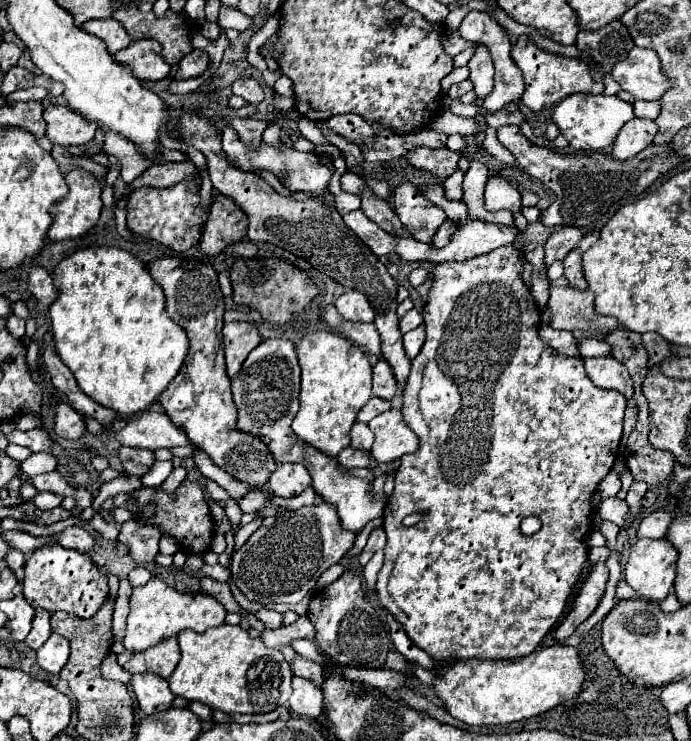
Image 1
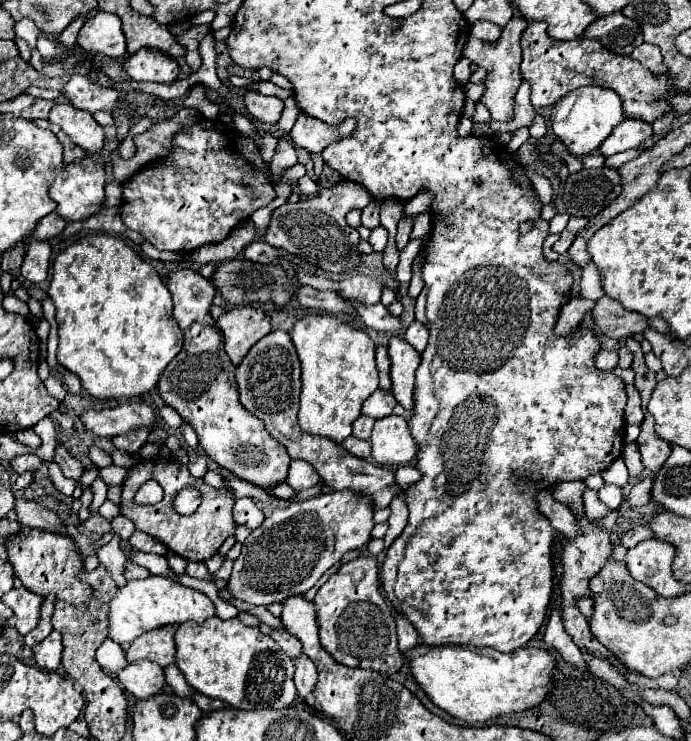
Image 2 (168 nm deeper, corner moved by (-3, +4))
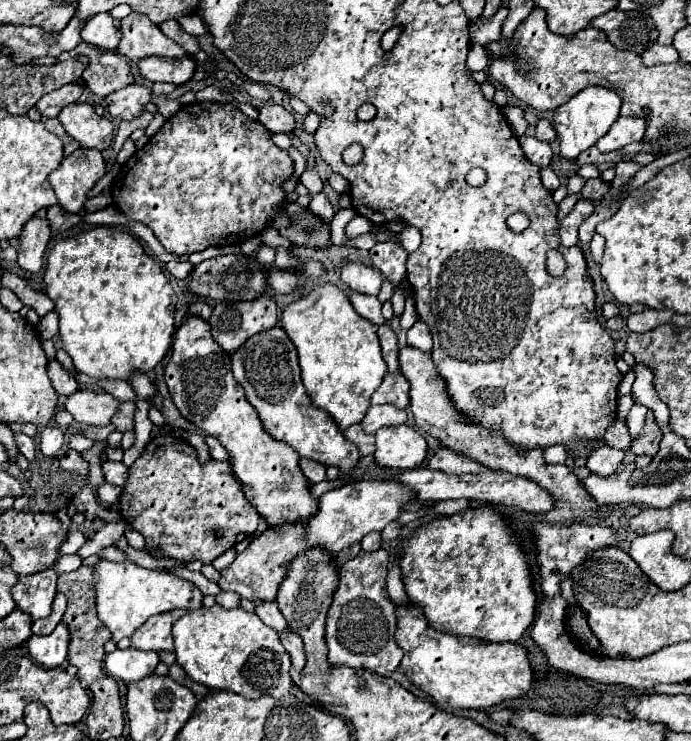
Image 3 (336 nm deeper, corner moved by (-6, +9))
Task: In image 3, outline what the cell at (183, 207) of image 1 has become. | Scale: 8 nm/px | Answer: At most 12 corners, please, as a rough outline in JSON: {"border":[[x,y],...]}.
{"border":[[233,105],[181,107],[113,179],[167,253],[263,231],[293,173]]}

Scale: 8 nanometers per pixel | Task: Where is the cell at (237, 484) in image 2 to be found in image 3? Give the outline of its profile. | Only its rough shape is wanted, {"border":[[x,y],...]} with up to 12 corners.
{"border":[[205,437],[211,457],[215,461],[227,461],[229,455],[219,447],[217,439]]}

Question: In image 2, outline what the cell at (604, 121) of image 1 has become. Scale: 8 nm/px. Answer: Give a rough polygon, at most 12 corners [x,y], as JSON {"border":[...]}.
{"border":[[582,86],[552,106],[552,130],[574,156],[618,126],[614,90]]}

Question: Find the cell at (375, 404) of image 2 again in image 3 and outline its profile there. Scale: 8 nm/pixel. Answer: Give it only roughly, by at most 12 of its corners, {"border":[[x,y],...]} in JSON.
{"border":[[401,373],[385,375],[371,405],[405,409],[409,385]]}

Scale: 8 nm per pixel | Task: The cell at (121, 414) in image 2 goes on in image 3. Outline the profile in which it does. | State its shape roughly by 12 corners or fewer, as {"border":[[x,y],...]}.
{"border":[[73,393],[65,409],[81,423],[105,427],[121,401],[109,393]]}

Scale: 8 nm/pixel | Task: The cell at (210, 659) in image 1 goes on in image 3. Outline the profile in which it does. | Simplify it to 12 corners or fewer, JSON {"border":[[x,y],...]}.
{"border":[[245,609],[173,625],[177,663],[215,691],[283,697],[291,659]]}

